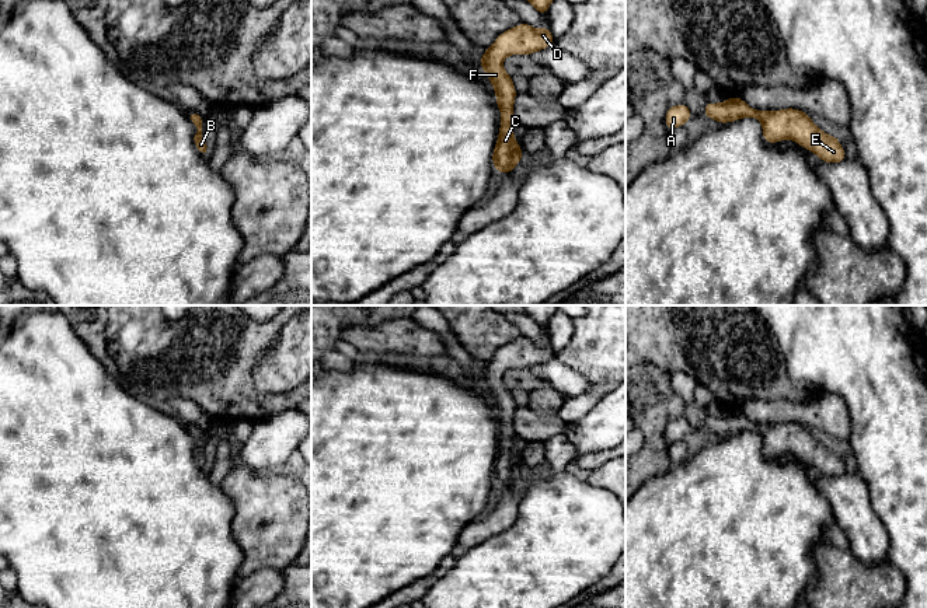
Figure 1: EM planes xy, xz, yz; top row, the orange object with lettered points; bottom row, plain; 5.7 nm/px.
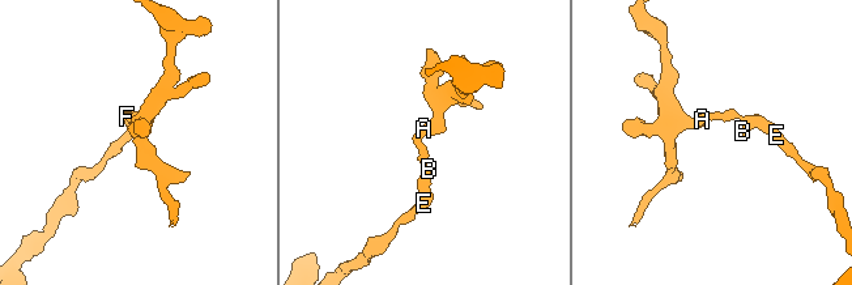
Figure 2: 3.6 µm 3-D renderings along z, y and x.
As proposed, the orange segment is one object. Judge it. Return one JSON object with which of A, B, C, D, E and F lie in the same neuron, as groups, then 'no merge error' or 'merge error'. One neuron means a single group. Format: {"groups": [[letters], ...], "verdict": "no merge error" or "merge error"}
{"groups": [["A", "B", "C", "D", "E", "F"]], "verdict": "no merge error"}

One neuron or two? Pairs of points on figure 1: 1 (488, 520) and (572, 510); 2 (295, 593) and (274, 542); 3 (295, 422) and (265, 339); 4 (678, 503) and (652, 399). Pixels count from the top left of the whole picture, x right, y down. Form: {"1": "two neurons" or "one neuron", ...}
{"1": "two neurons", "2": "two neurons", "3": "two neurons", "4": "two neurons"}

